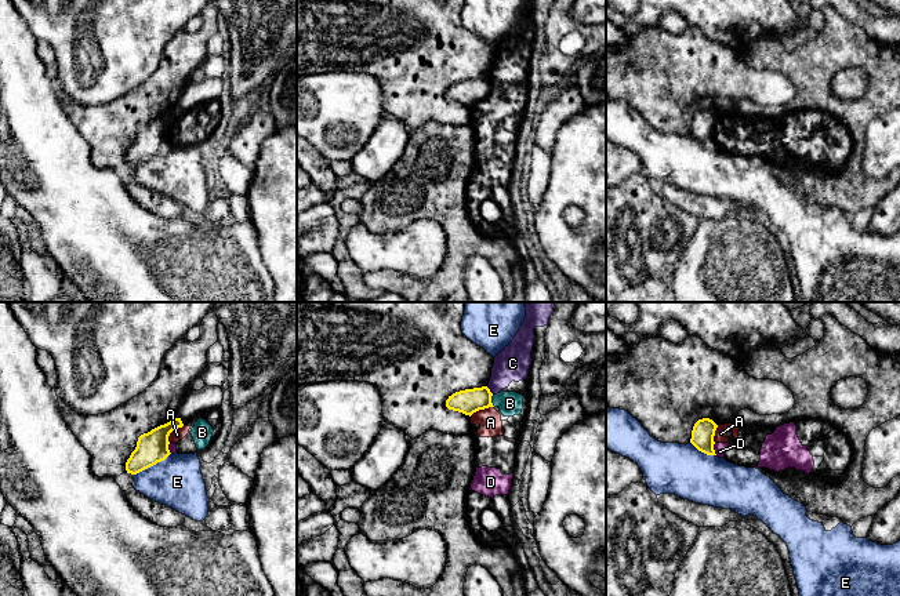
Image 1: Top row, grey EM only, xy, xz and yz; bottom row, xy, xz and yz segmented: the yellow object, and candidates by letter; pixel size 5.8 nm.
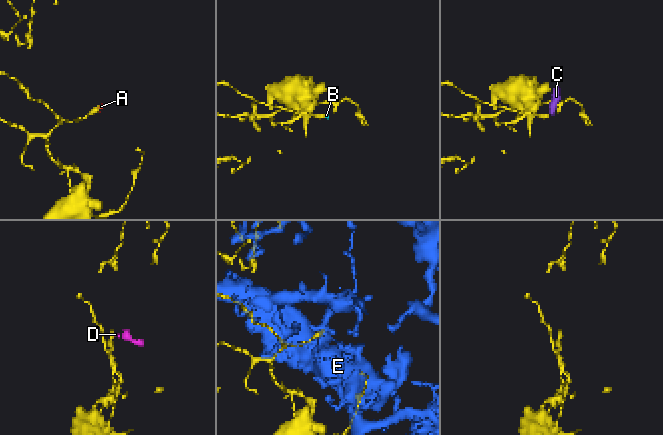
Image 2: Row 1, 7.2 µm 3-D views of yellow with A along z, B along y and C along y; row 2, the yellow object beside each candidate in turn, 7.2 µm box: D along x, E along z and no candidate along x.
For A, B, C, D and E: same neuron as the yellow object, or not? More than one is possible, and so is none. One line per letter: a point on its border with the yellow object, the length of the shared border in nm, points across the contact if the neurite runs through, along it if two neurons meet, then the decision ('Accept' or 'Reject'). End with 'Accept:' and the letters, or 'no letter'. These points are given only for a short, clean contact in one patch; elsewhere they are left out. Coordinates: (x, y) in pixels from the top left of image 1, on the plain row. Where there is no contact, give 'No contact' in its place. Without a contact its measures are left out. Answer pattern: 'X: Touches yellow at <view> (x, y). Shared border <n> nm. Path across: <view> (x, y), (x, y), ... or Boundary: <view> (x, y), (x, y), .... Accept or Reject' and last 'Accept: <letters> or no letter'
A: Touches yellow at xz (481, 100). Shared border 160 nm. Boundary: xz (493, 97), (479, 100), (470, 106). Reject
B: Touches yellow at xz (490, 91). Shared border 70 nm. Boundary: xz (492, 86), (494, 97). Reject
C: Touches yellow at xz (489, 82). Shared border 60 nm. Boundary: xz (486, 77), (493, 84). Reject
D: Touches yellow at yz (712, 140). Shared border 70 nm. Boundary: yz (714, 134), (717, 145). Reject
E: Touches yellow at xy (152, 156). Shared border 260 nm. Reject
Accept: no letter

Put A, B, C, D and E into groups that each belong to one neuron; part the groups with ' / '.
A B C D / E

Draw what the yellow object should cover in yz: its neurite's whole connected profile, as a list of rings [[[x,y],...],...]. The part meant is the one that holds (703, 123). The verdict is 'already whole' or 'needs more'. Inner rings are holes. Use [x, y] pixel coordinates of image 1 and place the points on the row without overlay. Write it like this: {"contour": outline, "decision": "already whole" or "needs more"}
{"contour": [[[710,109],[698,110],[693,117],[690,134],[707,146],[716,146],[714,141],[716,119],[718,116]]], "decision": "already whole"}

